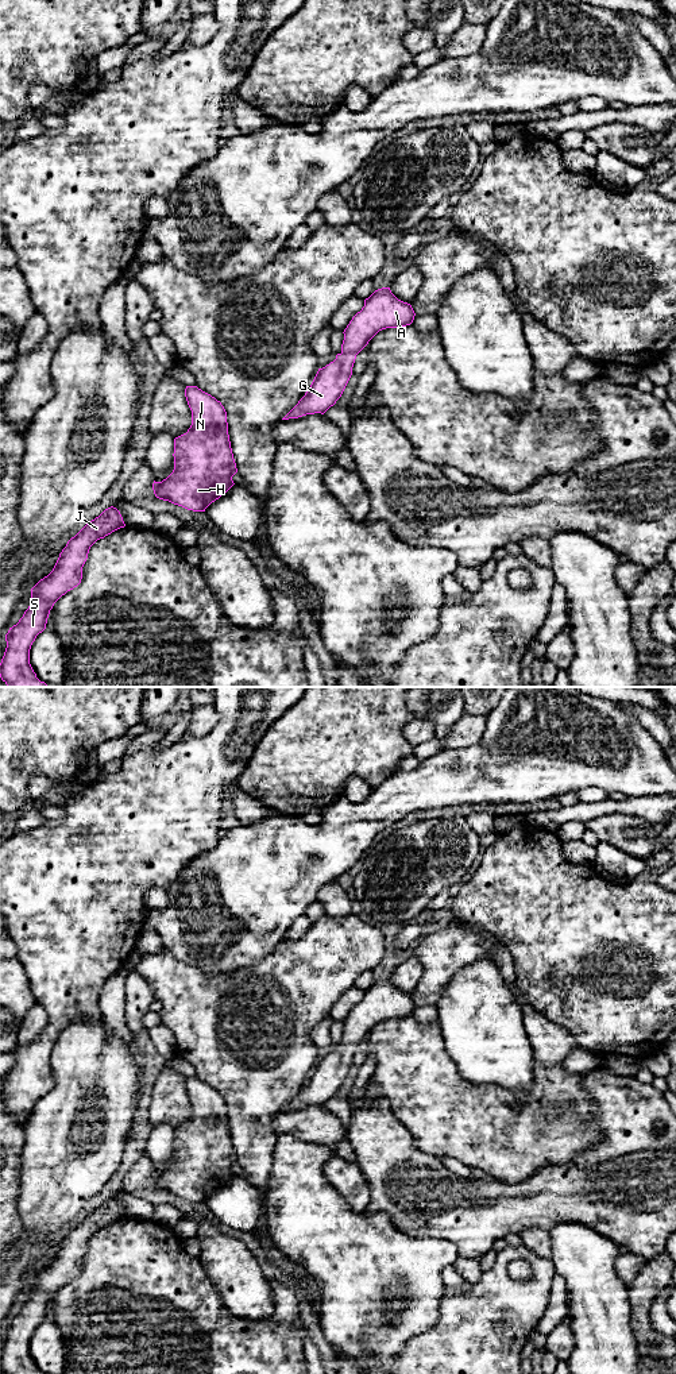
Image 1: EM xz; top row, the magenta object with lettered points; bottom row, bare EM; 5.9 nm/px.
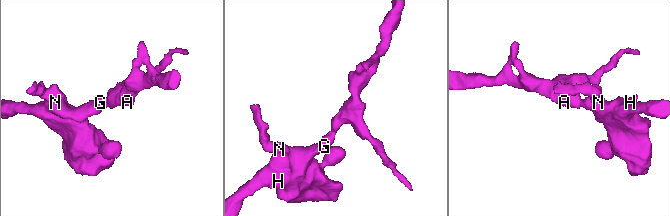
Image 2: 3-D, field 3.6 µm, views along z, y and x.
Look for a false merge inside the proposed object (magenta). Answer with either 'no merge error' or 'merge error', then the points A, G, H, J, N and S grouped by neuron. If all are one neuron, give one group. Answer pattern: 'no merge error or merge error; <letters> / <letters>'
no merge error; A G H J N S

